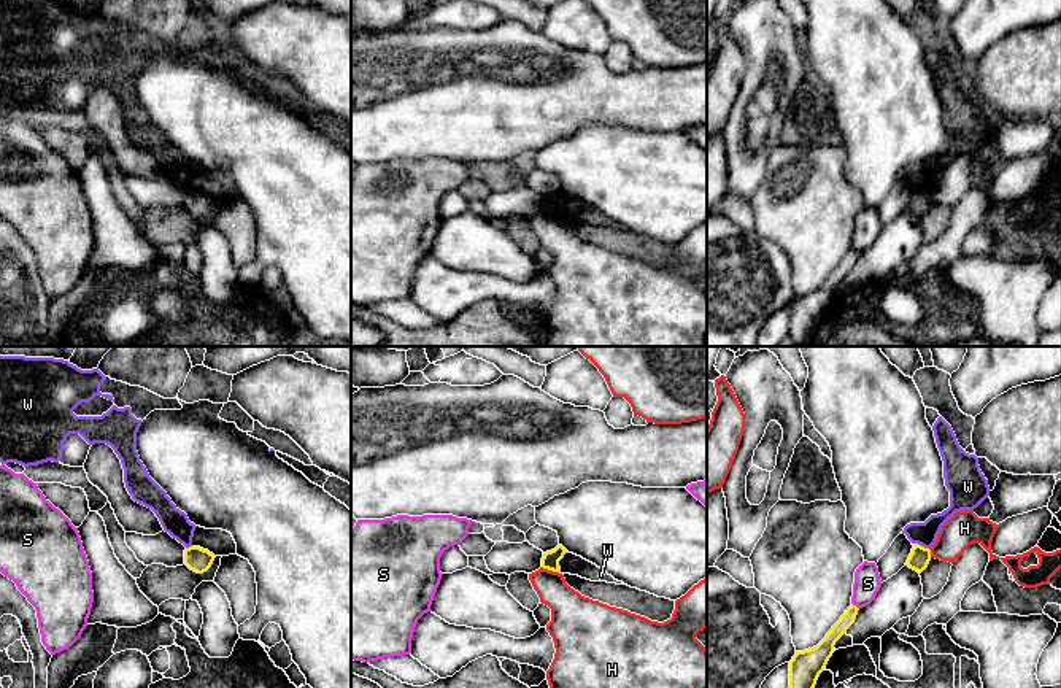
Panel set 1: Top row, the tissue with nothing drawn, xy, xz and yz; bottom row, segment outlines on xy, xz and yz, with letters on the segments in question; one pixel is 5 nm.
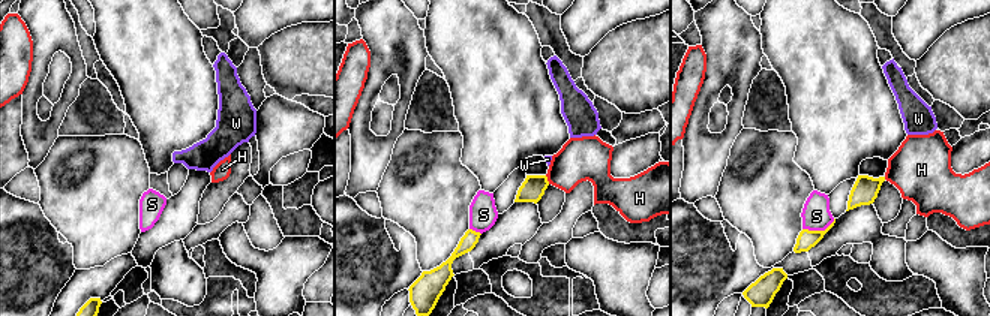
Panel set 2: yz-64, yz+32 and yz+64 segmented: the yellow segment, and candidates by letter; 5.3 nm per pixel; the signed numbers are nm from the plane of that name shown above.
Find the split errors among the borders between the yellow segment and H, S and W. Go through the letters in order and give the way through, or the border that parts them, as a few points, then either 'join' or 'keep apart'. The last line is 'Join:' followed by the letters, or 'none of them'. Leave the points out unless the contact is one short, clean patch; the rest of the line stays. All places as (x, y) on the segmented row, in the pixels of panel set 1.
H: along xz (542, 566), (559, 574) | keep apart
S: along yz (852, 602), (858, 609) | keep apart
W: along yz (918, 544), (928, 548) | keep apart
Join: none of them

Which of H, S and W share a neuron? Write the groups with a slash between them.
H / S / W

